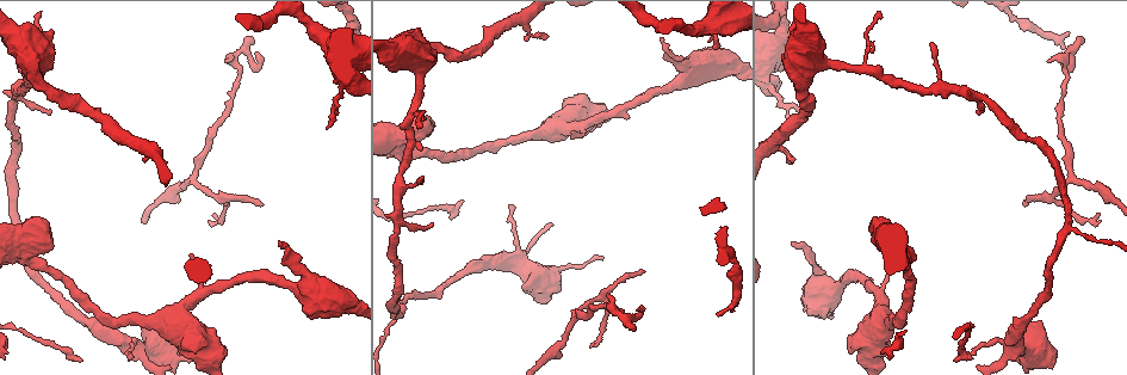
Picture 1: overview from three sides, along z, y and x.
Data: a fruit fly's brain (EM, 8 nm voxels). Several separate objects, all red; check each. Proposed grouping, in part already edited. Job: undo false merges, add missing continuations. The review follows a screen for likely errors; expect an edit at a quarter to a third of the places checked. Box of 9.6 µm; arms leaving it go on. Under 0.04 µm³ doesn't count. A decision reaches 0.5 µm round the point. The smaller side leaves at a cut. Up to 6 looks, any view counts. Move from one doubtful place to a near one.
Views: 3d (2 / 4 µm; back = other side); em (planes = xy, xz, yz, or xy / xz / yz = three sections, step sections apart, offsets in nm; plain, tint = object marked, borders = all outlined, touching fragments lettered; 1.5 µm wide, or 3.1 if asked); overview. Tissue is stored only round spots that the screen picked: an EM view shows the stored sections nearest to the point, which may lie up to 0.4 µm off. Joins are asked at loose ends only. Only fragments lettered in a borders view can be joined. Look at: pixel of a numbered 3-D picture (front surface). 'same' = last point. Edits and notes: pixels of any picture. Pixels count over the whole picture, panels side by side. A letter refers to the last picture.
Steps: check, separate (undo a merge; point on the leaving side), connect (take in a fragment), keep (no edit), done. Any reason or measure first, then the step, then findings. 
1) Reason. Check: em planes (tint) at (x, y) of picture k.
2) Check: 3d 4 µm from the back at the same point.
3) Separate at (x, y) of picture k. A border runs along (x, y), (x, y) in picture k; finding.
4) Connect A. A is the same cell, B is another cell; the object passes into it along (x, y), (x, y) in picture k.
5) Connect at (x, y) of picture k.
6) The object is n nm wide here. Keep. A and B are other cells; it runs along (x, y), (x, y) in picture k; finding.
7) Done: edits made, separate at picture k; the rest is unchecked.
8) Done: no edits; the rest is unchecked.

Stops while still wide. Check: 3d 4 µm from the back at (523, 284) of picture 1.

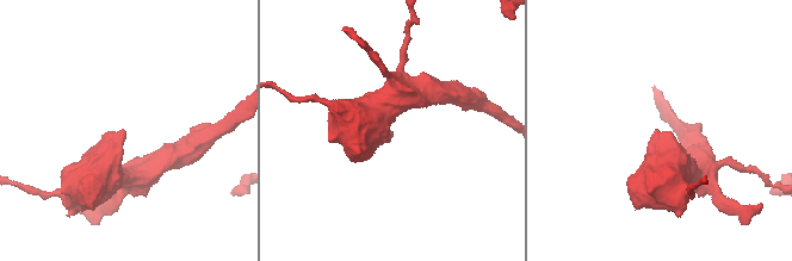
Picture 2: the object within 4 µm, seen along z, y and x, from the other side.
Check: em planes (plain) at (655, 133) of picture 2.

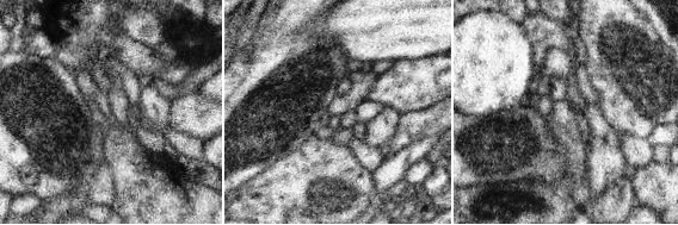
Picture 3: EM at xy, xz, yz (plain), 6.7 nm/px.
Check: em planes (borders) at the same point.

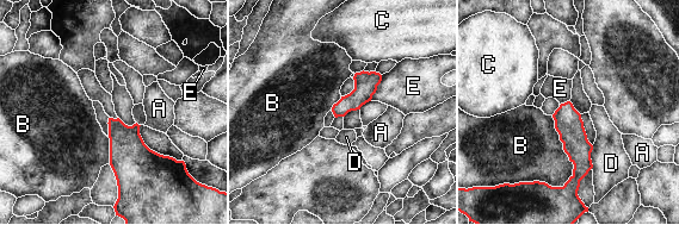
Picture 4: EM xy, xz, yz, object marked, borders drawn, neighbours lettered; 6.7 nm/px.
Keep. A, B, C, D and E are other cells; a border runs along (551, 116), (573, 164), (562, 187) in picture 4; none of them fits.

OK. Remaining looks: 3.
An open end. Check: em planes (borders) at (278, 242) of picture 1.

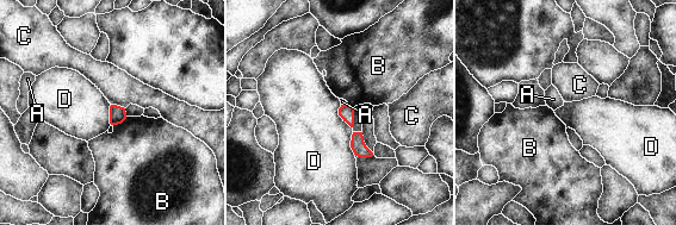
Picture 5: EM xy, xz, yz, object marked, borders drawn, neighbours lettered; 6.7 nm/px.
Keep. A, B, C and D are other cells; no lettered fragment goes on from it.

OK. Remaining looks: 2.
Done: no edits; the rest is unchecked.

